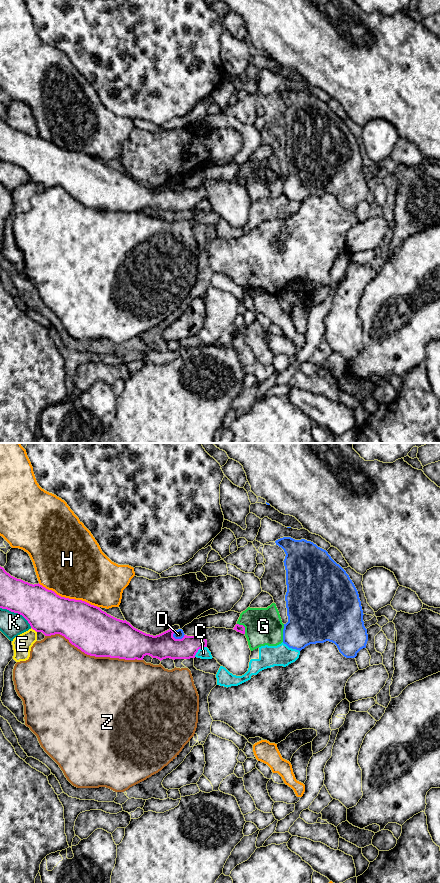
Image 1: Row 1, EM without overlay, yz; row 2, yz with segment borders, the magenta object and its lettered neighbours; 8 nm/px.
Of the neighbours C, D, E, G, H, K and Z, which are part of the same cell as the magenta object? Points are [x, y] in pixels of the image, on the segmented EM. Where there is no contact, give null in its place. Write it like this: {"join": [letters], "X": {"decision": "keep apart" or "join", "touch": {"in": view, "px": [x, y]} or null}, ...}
{"join": [], "C": {"decision": "keep apart", "touch": {"in": "yz", "px": [199, 648]}}, "D": {"decision": "keep apart", "touch": {"in": "yz", "px": [178, 639]}}, "E": {"decision": "keep apart", "touch": {"in": "yz", "px": [34, 629]}}, "G": {"decision": "keep apart", "touch": {"in": "yz", "px": [244, 627]}}, "H": {"decision": "keep apart", "touch": {"in": "yz", "px": [68, 598]}}, "K": {"decision": "keep apart", "touch": {"in": "yz", "px": [17, 612]}}, "Z": {"decision": "keep apart", "touch": {"in": "yz", "px": [94, 655]}}}

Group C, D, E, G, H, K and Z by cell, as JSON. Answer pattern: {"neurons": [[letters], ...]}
{"neurons": [["C"], ["D"], ["E"], ["G"], ["H"], ["K"], ["Z"]]}

